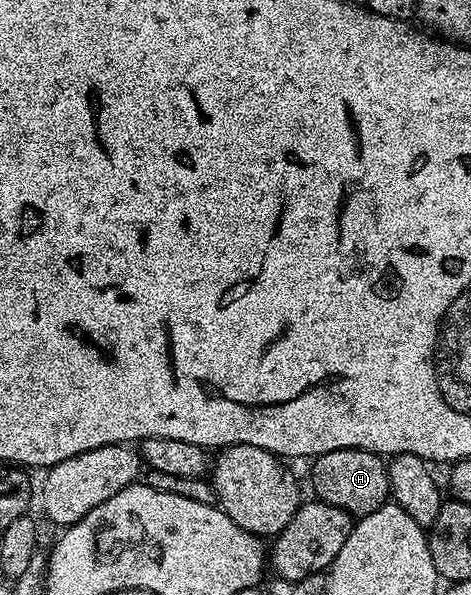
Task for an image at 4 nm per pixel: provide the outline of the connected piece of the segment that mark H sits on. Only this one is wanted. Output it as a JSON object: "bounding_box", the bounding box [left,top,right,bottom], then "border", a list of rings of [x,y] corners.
{"bounding_box":[310,448,390,518],"border":[[[359,448],[329,451],[313,459],[310,480],[313,495],[328,505],[344,509],[356,518],[374,513],[390,496],[390,479],[383,457]]]}

